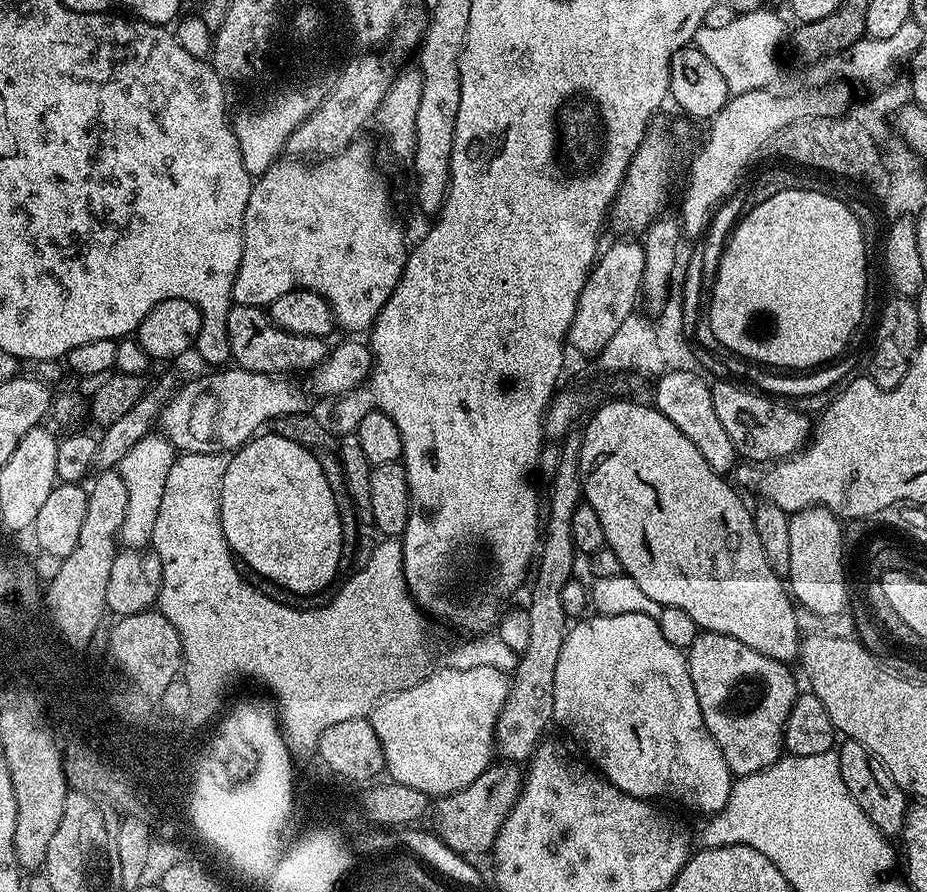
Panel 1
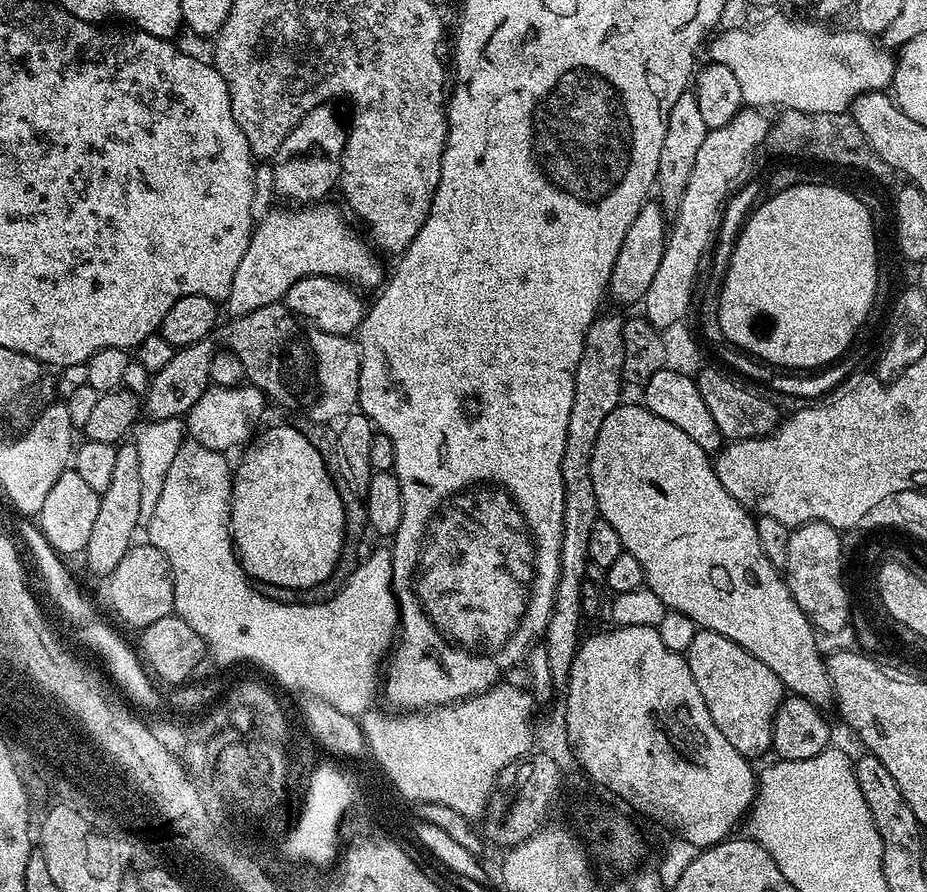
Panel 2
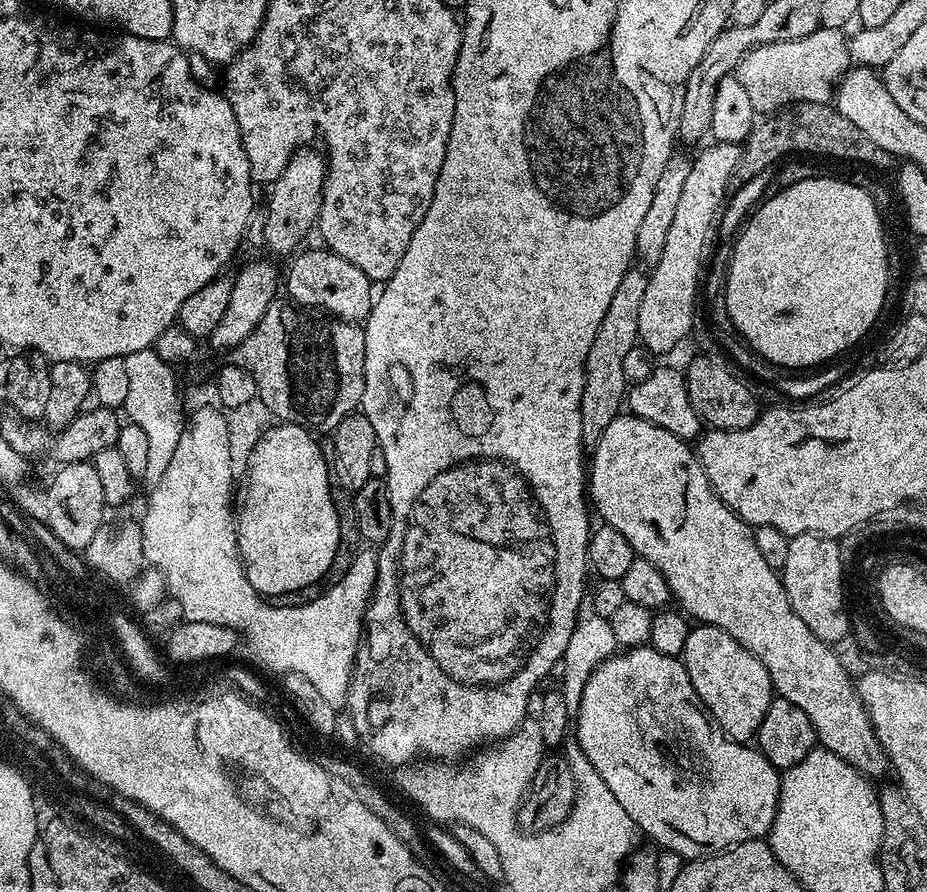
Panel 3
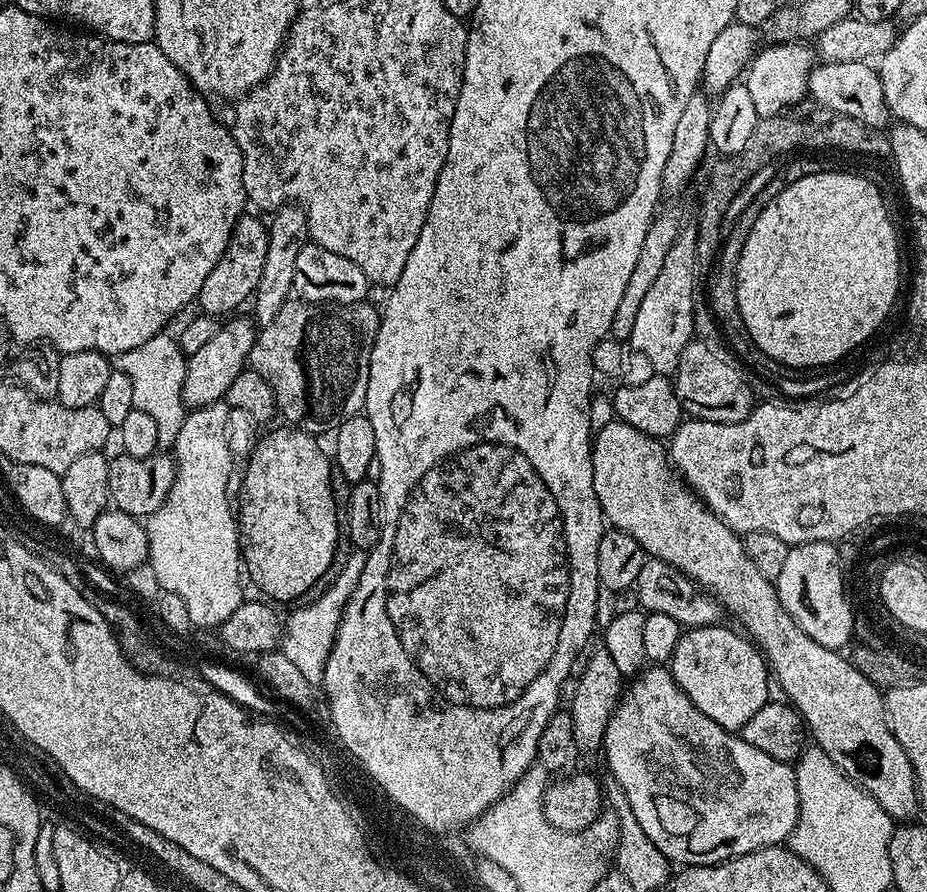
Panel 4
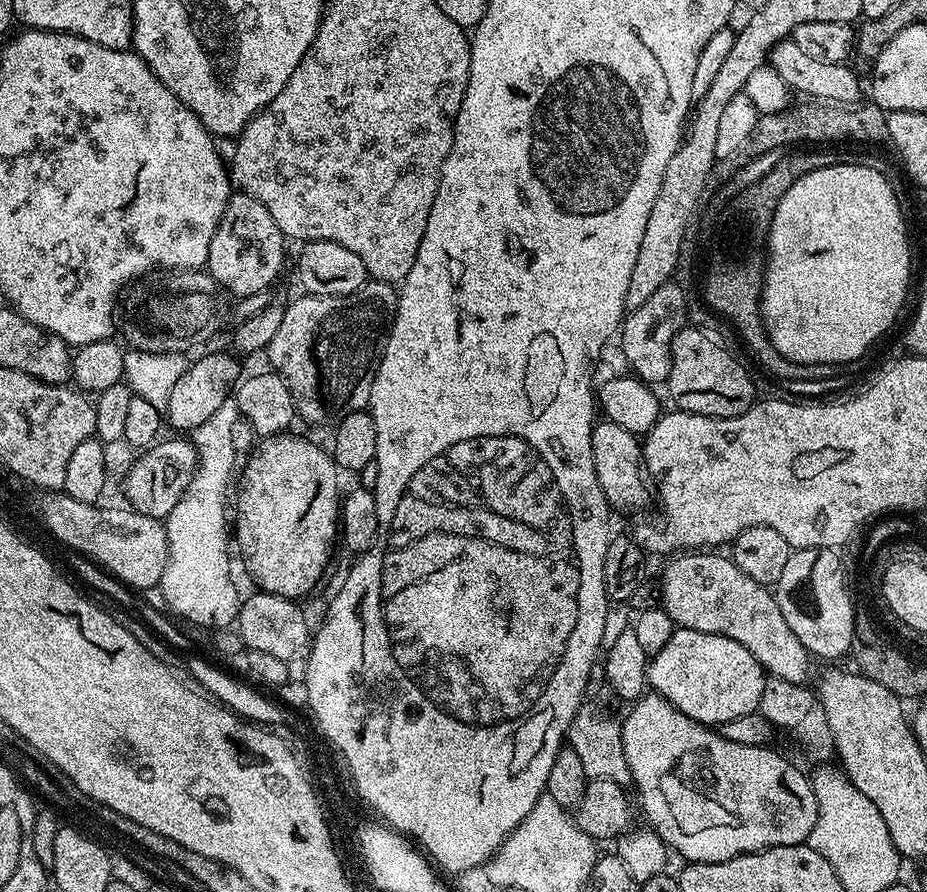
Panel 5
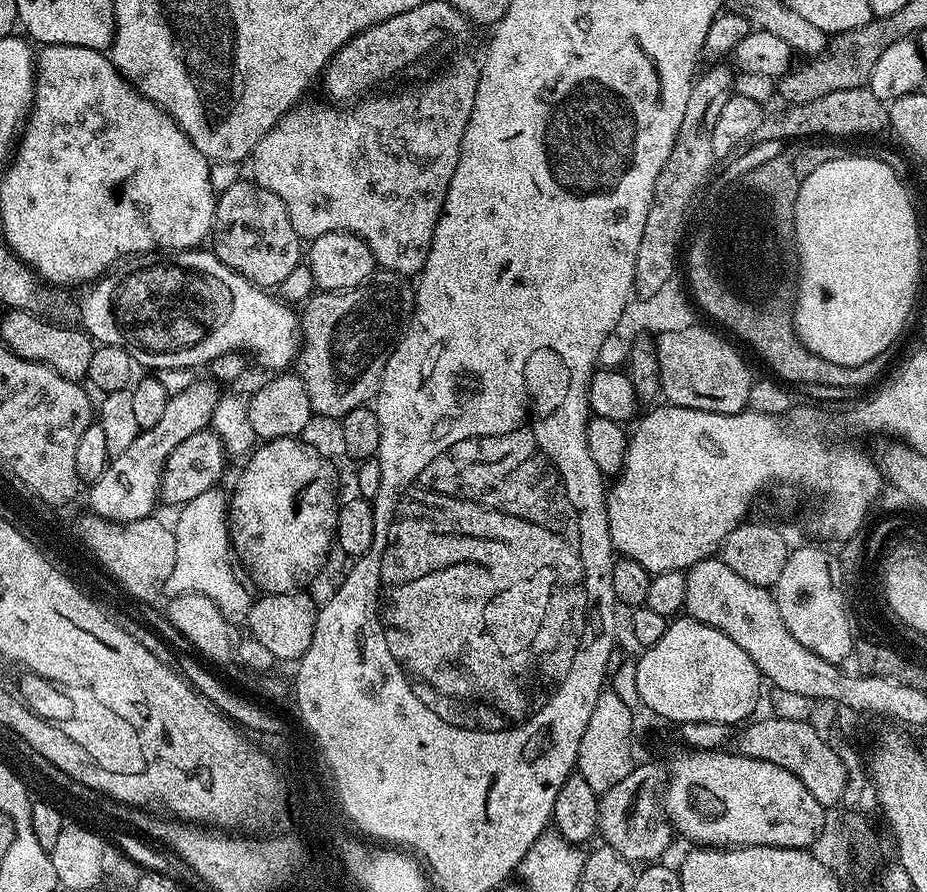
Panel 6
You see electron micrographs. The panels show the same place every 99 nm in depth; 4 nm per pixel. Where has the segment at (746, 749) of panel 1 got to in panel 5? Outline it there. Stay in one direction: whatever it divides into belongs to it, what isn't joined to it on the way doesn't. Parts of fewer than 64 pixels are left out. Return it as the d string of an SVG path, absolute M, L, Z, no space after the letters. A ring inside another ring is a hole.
M677 627L670 642L666 642L666 646L662 646L662 650L658 650L658 654L648 661L648 688L655 695L669 700L675 708L682 710L682 714L709 726L719 726L734 718L742 718L742 714L757 711L765 677L763 665L738 641L722 634L703 633L696 629Z

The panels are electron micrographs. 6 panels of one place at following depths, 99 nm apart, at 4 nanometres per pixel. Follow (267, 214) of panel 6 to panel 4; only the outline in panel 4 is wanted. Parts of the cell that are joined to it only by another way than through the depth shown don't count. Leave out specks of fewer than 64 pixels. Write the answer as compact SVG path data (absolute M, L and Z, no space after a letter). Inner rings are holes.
M245 214L234 226L230 234L230 242L218 258L218 266L210 270L206 282L202 282L202 290L198 297L199 311L206 316L228 318L244 303L251 301L256 295L258 278L262 278L262 266L266 266L266 242L268 241L268 225L256 216Z

